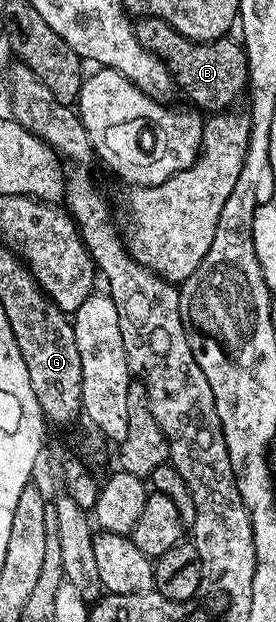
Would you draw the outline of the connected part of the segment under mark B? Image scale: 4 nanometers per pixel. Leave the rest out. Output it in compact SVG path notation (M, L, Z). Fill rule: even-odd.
M154 16L140 17L133 24L133 33L143 50L155 54L155 58L167 66L174 85L193 103L190 105L209 114L224 112L236 105L233 103L240 98L244 88L246 91L249 84L249 59L245 57L244 47L236 39L199 42L179 34L175 26Z

